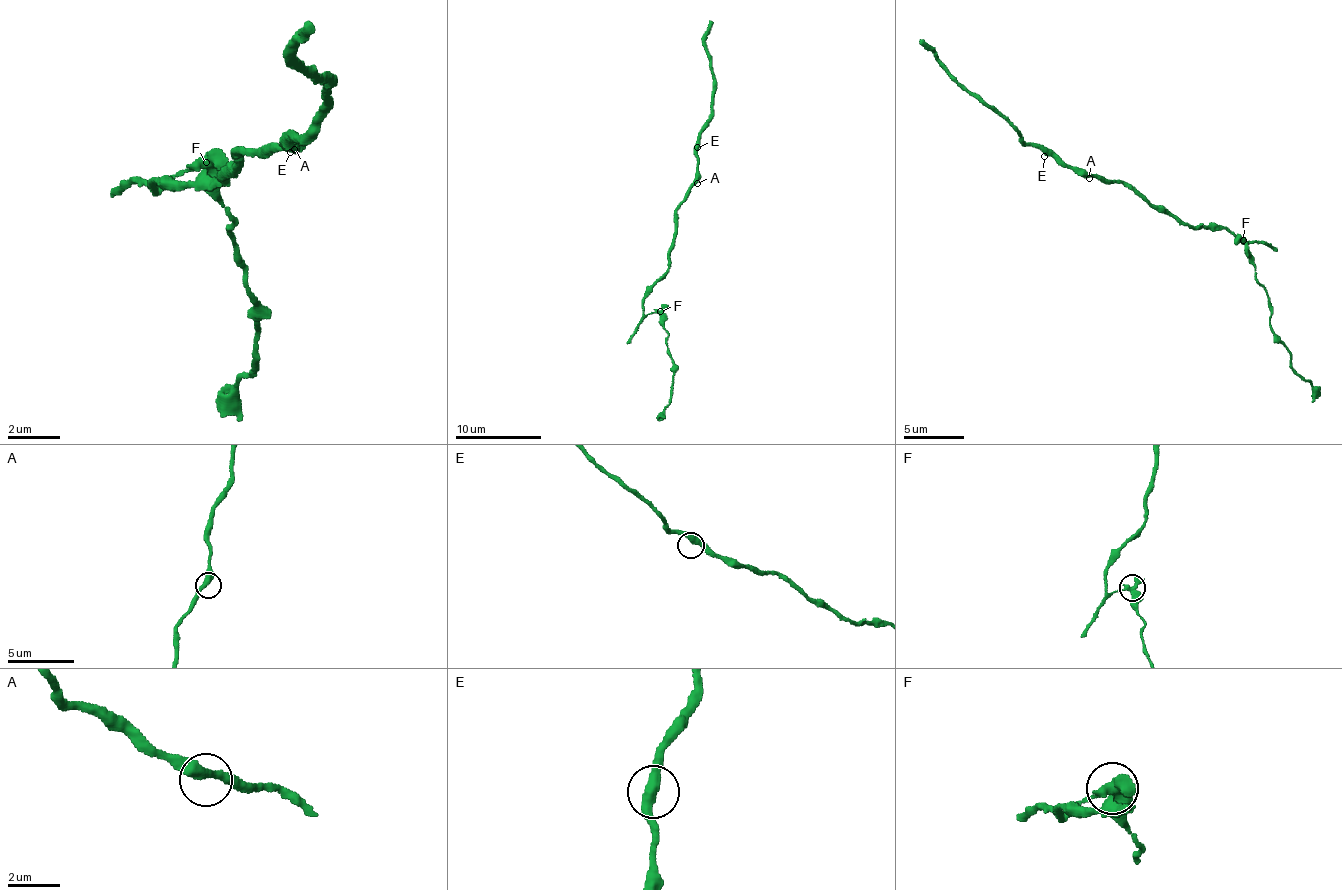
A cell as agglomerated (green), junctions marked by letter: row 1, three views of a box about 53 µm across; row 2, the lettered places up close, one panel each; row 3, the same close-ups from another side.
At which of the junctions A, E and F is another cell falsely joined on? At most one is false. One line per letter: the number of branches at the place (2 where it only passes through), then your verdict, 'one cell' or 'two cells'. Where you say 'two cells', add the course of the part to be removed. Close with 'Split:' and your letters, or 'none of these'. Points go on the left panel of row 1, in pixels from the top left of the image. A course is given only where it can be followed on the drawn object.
A: 2 | one cell
E: 2 | one cell
F: 2 | two cells | (204, 163), (239, 252), (260, 332), (260, 365), (236, 379), (236, 399), (217, 409)
Split: F

